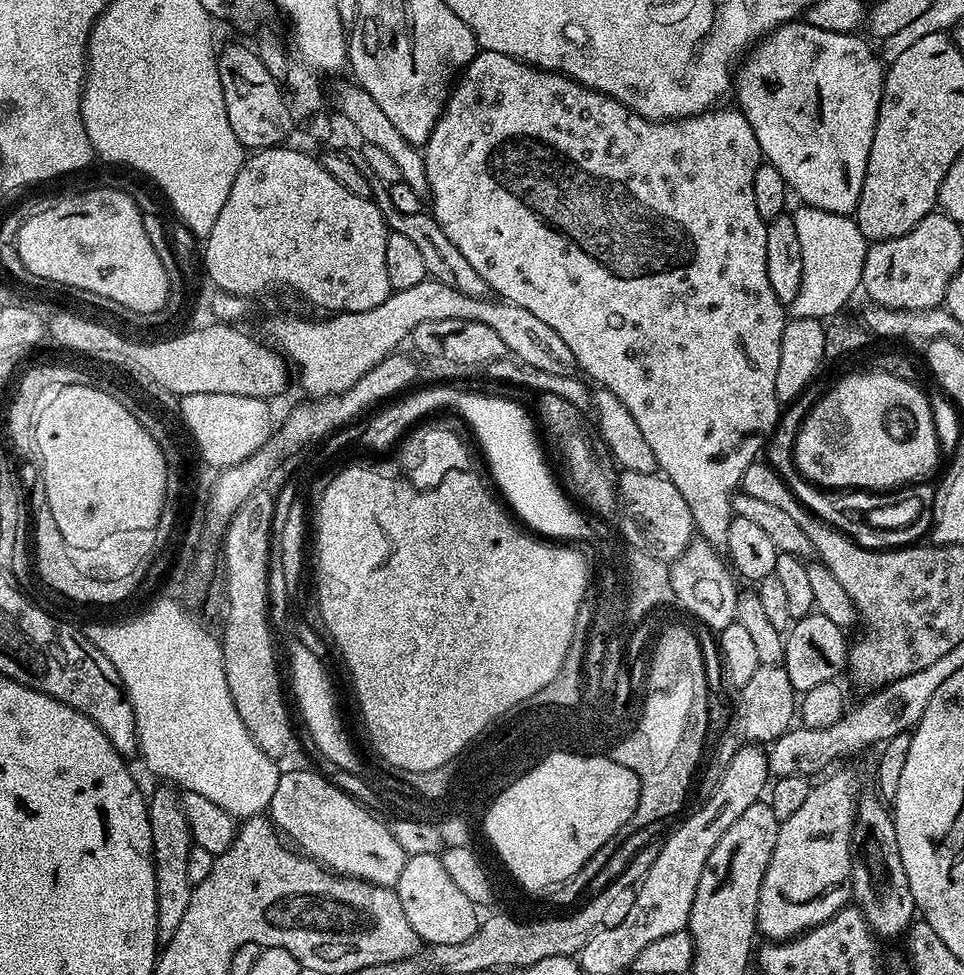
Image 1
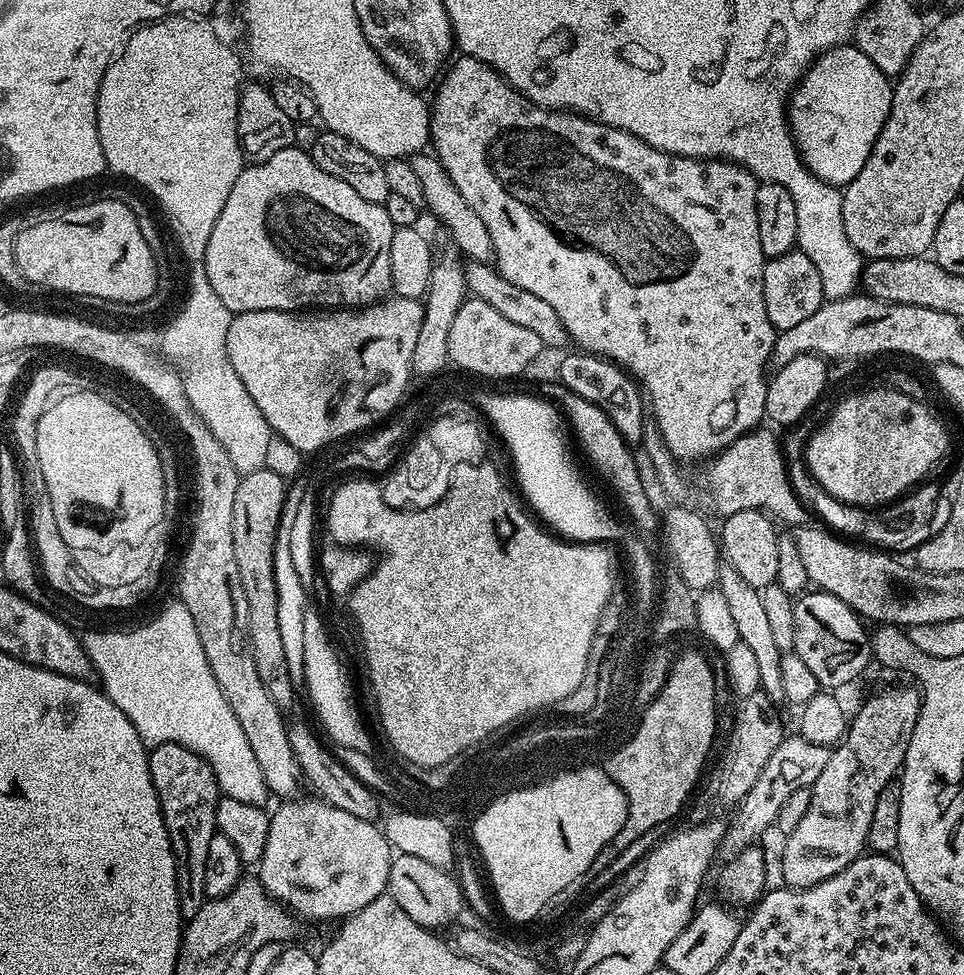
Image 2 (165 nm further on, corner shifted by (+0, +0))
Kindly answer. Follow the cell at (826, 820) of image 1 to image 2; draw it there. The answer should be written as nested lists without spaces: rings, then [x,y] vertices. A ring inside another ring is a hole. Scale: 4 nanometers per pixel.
[[[919,687],[888,688],[877,696],[872,696],[860,708],[857,716],[851,717],[848,731],[843,740],[833,751],[830,762],[826,762],[826,770],[818,774],[812,784],[810,806],[806,810],[802,822],[787,833],[784,849],[780,852],[780,872],[784,875],[783,883],[789,888],[809,888],[815,884],[826,882],[826,878],[834,878],[850,862],[854,862],[865,851],[870,830],[870,818],[874,814],[874,802],[878,802],[878,794],[901,771],[904,755],[908,749],[908,739],[916,725],[920,713],[922,693]]]

